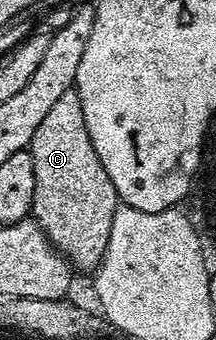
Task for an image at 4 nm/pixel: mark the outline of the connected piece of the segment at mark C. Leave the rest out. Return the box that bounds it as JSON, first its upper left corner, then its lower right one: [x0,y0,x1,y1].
[29,90,121,273]

